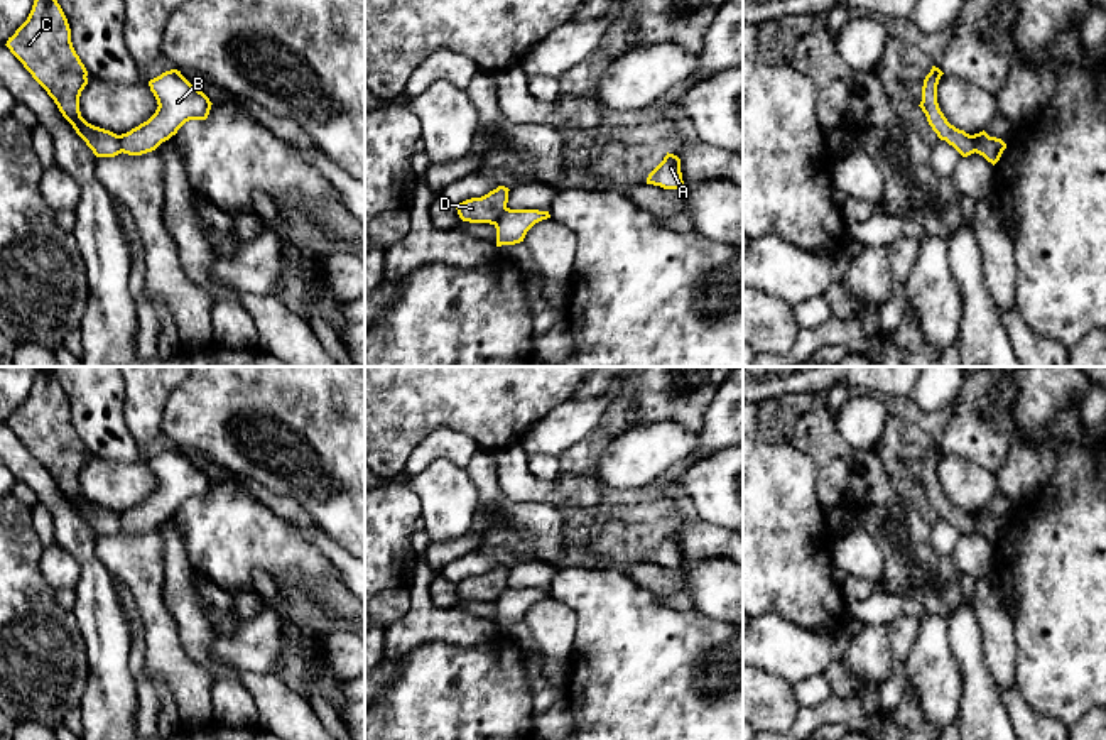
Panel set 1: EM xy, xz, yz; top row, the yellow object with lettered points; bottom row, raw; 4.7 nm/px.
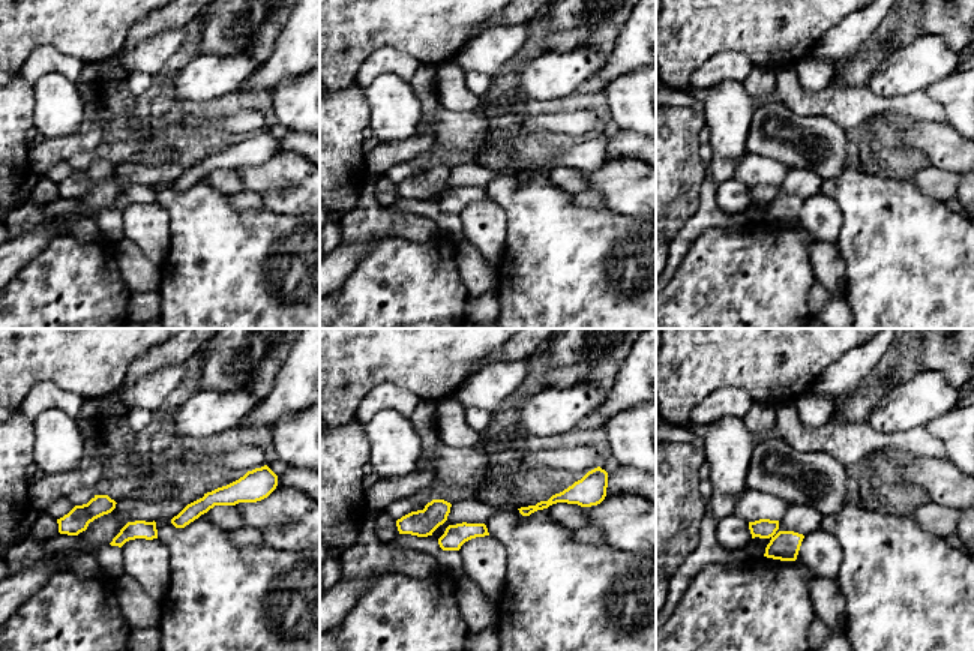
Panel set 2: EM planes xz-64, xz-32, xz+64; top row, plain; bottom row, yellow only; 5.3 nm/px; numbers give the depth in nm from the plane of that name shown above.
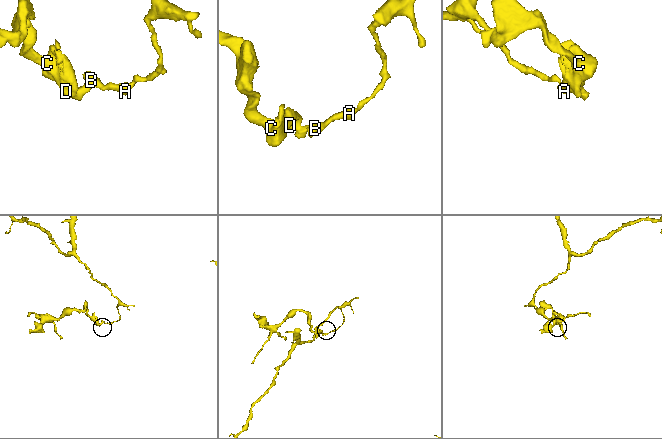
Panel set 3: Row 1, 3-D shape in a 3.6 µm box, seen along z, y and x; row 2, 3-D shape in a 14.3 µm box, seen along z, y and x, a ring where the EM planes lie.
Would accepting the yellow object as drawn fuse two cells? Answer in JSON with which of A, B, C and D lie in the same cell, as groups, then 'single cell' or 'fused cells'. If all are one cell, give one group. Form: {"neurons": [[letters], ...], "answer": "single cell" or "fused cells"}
{"neurons": [["A", "B"], ["C", "D"]], "answer": "fused cells"}

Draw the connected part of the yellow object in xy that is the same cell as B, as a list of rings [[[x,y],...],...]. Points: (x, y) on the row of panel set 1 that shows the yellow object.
[[[177,69],[162,73],[149,81],[157,100],[155,113],[138,127],[120,135],[122,152],[142,155],[169,140],[189,120],[206,120],[209,98],[194,88]]]

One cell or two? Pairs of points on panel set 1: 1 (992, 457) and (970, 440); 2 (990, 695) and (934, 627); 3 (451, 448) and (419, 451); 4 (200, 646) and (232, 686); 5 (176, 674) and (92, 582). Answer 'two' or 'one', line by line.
1: one
2: two
3: one
4: one
5: two

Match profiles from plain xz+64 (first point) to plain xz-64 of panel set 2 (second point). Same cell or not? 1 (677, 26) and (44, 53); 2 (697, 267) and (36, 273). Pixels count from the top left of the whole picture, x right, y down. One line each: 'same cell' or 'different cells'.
1: different cells
2: same cell

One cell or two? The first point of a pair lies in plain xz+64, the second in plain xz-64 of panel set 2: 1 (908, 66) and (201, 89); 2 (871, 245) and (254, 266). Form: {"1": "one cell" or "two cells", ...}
{"1": "one cell", "2": "one cell"}

